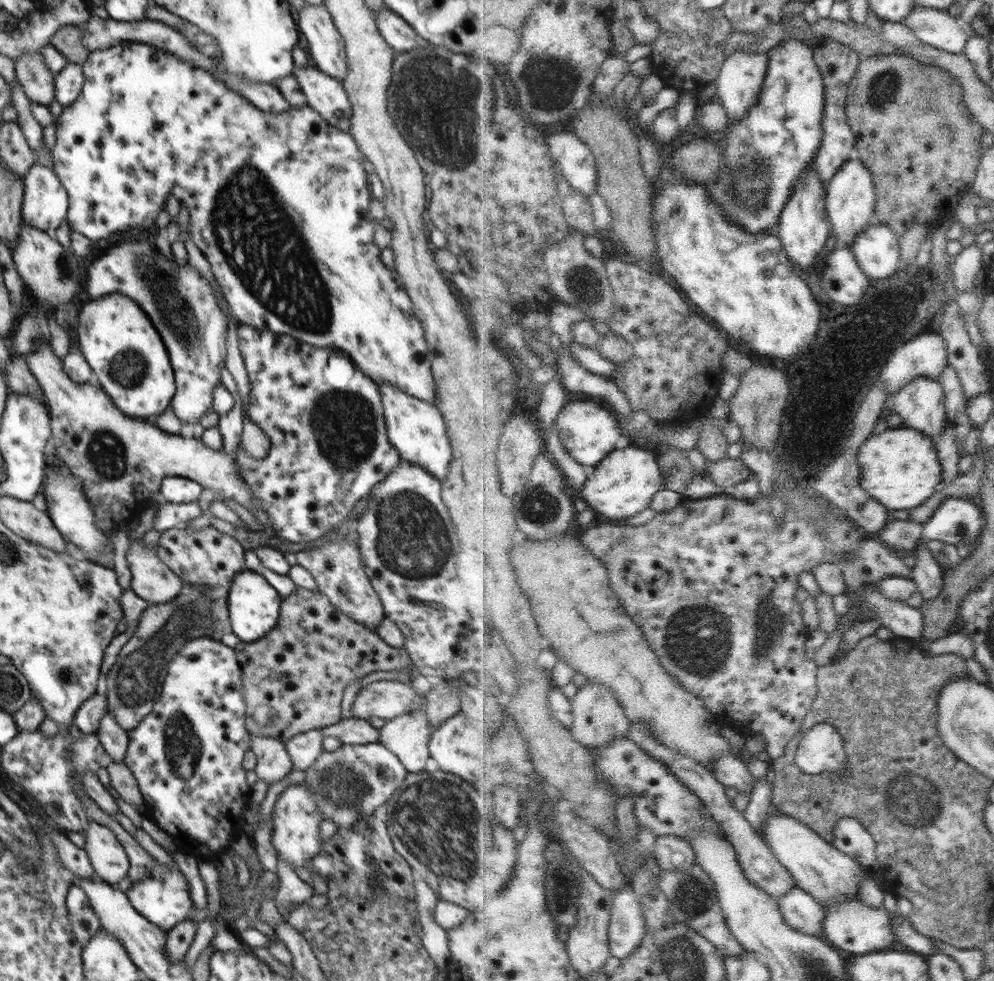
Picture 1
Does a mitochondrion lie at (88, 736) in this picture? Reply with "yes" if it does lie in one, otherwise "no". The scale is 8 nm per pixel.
no

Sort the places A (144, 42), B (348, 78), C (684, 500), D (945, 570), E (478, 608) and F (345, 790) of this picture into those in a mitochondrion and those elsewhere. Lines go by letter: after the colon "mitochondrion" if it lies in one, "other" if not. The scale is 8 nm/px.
A: other
B: other
C: other
D: other
E: other
F: mitochondrion

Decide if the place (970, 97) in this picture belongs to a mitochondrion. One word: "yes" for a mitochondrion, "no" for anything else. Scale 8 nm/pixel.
no

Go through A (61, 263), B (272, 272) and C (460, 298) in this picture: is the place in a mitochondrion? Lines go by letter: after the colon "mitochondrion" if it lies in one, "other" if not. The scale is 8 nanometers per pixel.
A: mitochondrion
B: mitochondrion
C: other

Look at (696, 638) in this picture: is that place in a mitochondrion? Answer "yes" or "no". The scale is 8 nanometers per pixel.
yes

